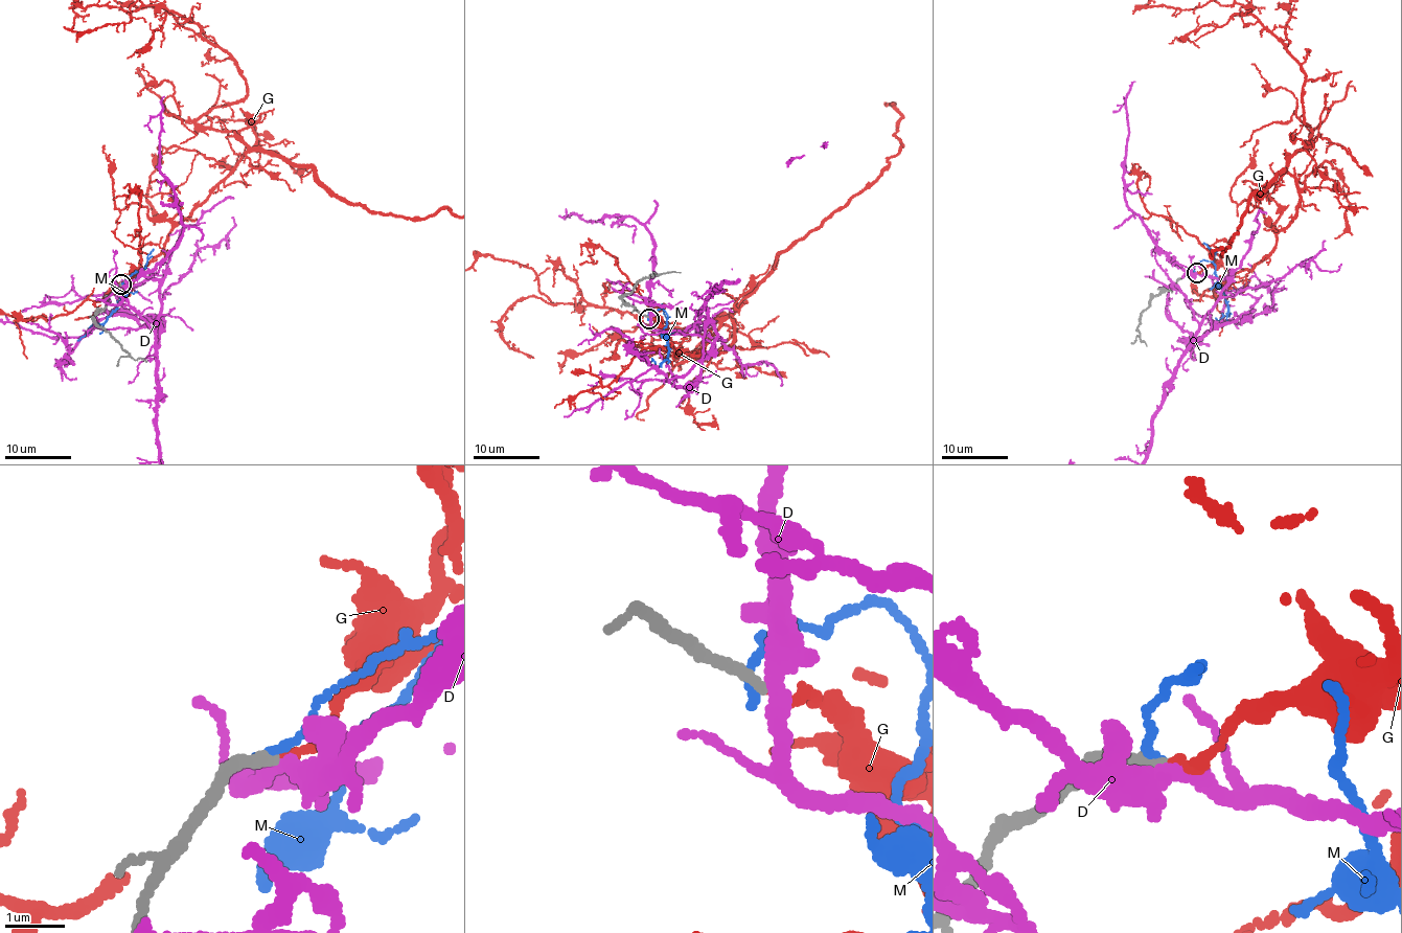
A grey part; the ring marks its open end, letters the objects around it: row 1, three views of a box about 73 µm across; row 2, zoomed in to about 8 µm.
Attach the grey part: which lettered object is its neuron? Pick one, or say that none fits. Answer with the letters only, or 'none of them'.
none of them

